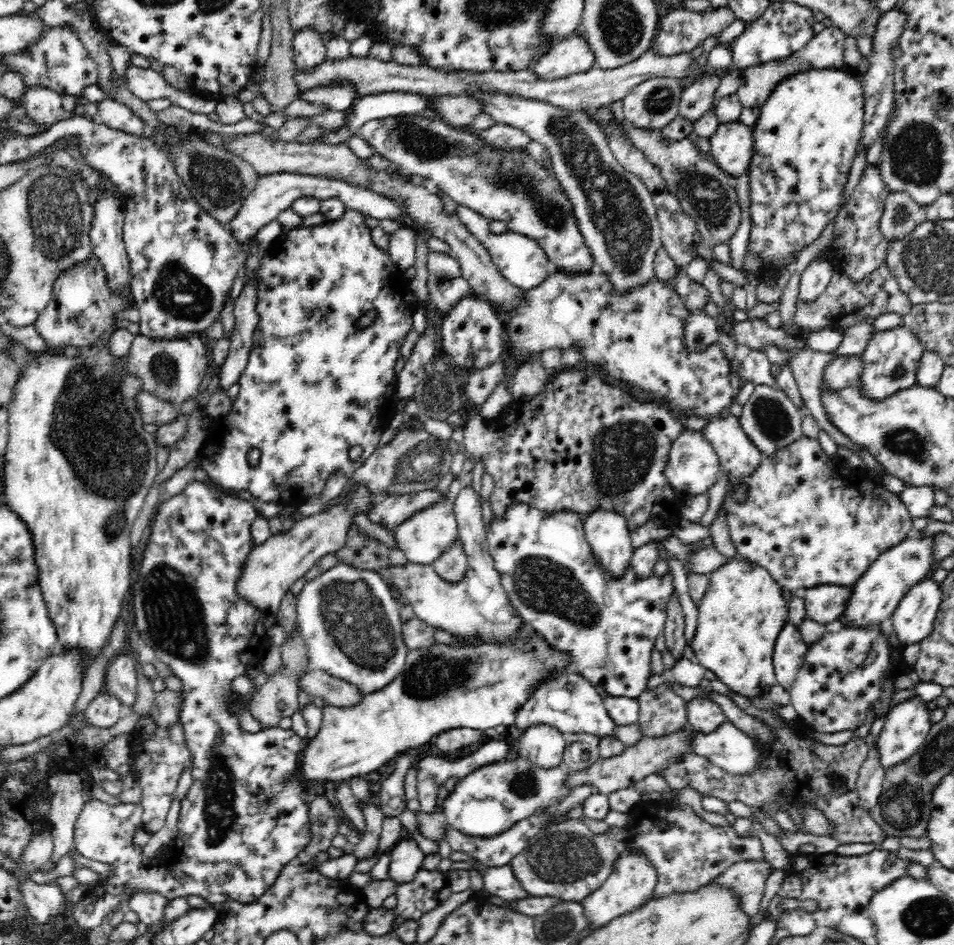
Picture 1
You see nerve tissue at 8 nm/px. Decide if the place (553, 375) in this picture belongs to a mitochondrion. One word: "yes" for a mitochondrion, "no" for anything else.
no

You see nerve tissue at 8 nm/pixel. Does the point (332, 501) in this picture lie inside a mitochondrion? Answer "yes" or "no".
no

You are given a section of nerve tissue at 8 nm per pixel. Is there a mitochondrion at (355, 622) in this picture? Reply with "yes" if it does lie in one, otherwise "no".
yes

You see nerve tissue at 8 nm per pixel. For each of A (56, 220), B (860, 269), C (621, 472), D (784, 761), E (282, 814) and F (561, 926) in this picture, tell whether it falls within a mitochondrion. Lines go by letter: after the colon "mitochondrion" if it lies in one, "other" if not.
A: mitochondrion
B: other
C: mitochondrion
D: other
E: other
F: mitochondrion

